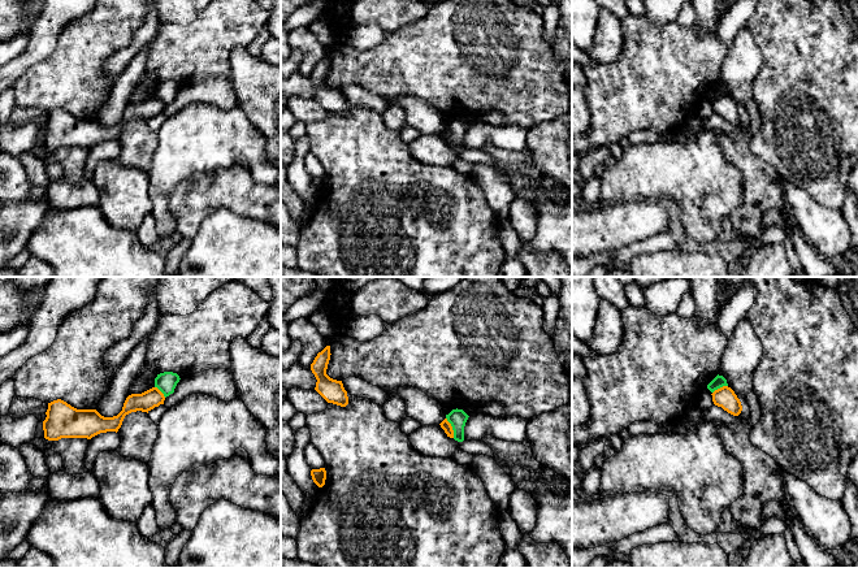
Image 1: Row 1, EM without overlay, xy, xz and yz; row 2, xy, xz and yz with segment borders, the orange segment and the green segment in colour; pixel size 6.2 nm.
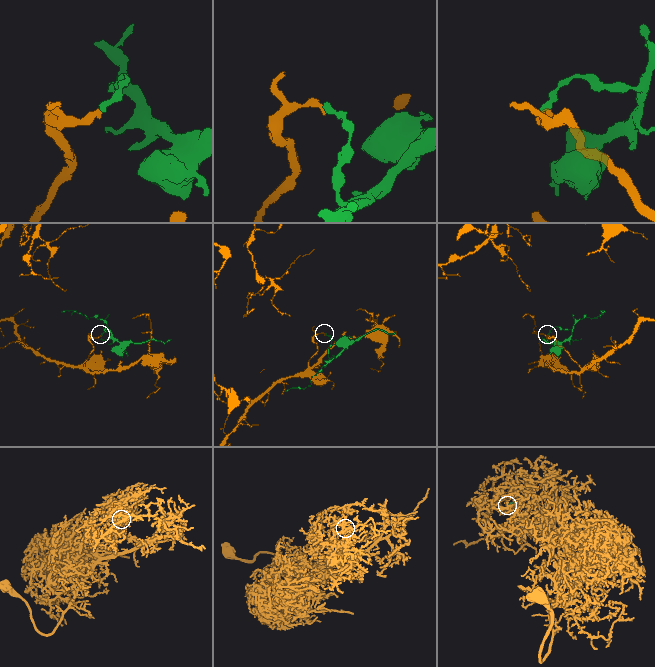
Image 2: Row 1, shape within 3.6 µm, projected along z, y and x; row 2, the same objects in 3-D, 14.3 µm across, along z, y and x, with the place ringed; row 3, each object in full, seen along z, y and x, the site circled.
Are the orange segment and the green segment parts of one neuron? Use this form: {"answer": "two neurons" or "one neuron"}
{"answer": "two neurons"}

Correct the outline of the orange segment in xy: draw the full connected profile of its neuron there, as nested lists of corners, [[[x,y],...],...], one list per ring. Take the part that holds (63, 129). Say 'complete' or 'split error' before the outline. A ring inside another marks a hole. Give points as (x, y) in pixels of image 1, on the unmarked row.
complete | [[[152,96],[142,103],[129,104],[117,125],[104,126],[96,118],[77,118],[57,108],[48,112],[47,126],[43,130],[44,147],[48,149],[91,148],[100,142],[117,142],[126,123],[136,120],[148,122],[155,116],[164,113],[164,109],[164,103],[157,96]]]

